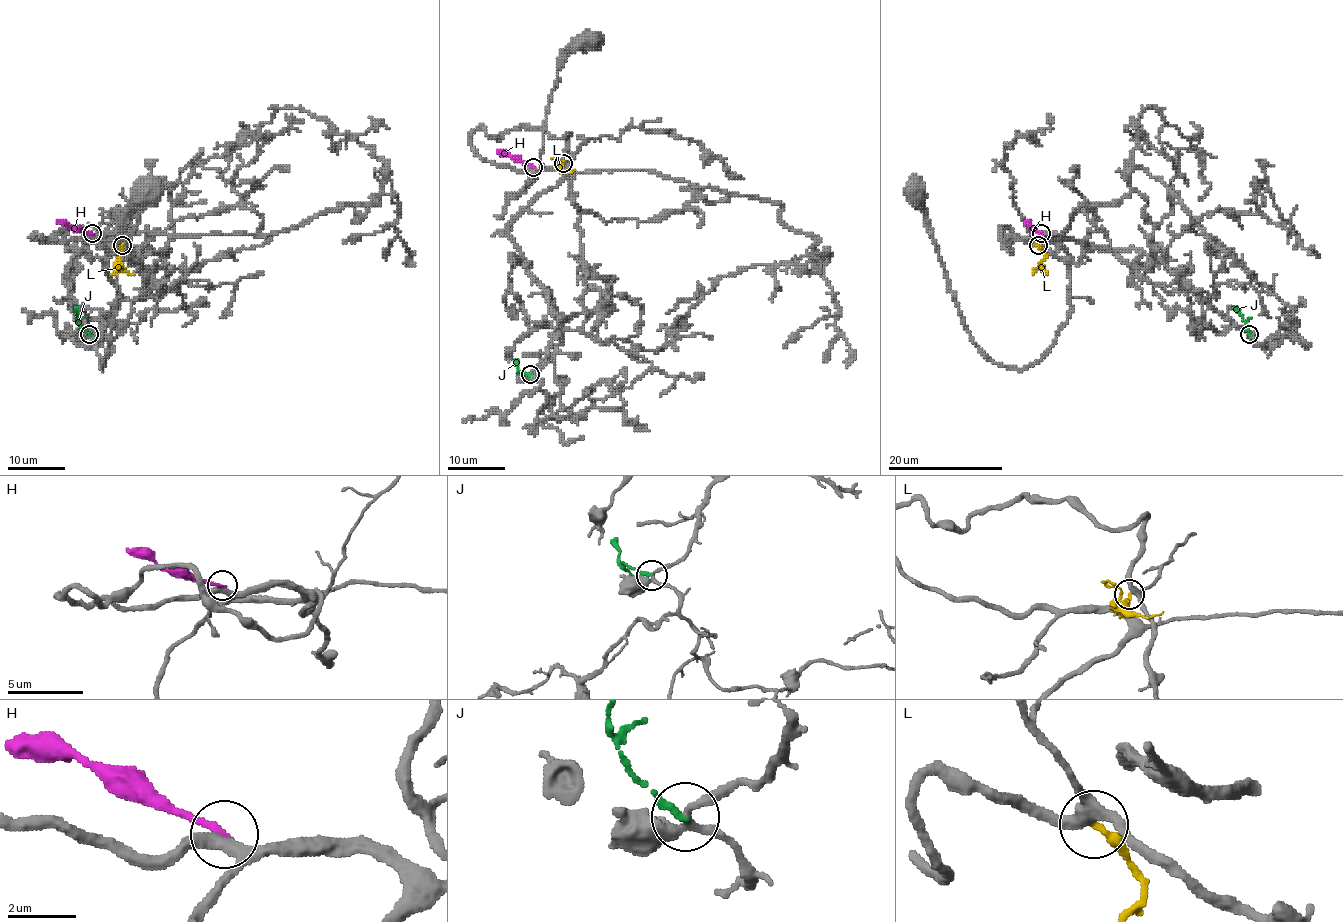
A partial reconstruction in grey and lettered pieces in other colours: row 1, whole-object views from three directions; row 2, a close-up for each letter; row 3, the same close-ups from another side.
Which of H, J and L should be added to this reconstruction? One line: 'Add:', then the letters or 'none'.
Add: none

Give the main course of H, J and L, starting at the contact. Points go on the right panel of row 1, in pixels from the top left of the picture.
H: (1041, 234), (1032, 229), (1026, 219)
J: (1248, 334), (1234, 307)
L: (1038, 245), (1045, 255), (1042, 264), (1046, 274), (1044, 274)

